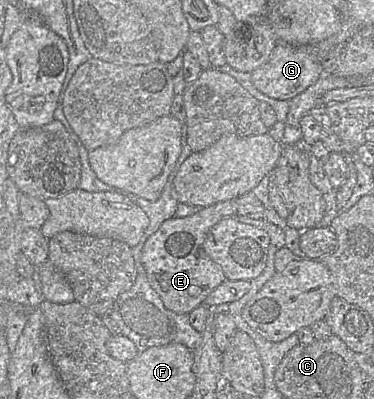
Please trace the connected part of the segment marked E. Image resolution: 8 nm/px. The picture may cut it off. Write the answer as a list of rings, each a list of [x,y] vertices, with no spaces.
[[[237,199],[218,202],[192,215],[165,220],[147,239],[141,252],[141,263],[151,287],[161,297],[167,309],[189,314],[203,305],[207,296],[226,280],[221,267],[206,254],[203,243],[215,224],[224,218],[237,216],[236,213]]]

